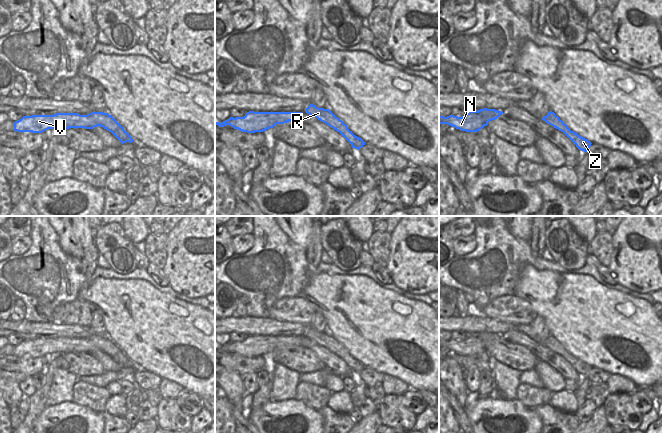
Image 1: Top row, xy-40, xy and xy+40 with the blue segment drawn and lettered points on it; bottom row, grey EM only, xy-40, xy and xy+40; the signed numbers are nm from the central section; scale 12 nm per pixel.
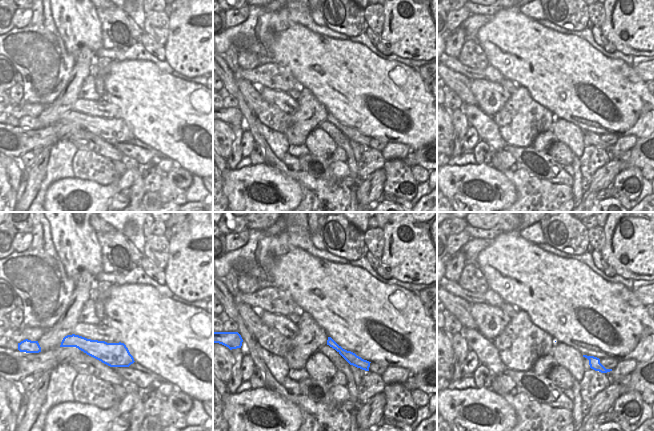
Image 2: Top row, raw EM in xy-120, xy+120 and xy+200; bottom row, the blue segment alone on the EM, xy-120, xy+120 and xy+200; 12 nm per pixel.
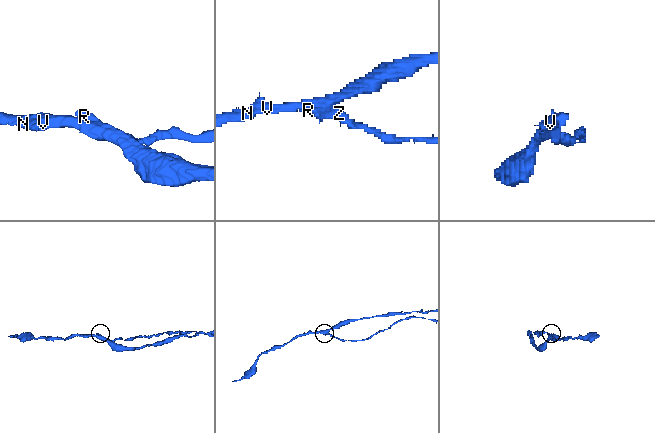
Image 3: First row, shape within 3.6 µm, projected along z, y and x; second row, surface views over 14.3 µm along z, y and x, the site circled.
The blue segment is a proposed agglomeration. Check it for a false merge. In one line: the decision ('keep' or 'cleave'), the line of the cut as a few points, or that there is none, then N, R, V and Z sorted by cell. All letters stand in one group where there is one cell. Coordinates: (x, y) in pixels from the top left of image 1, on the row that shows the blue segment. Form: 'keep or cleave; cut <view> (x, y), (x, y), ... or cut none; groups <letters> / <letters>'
cleave; cut xy (348, 129), (339, 132); groups N R V / Z

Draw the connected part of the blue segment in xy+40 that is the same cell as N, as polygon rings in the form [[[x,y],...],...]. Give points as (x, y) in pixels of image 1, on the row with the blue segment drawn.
[[[483,108],[478,111],[469,111],[465,116],[457,117],[449,115],[447,117],[439,116],[439,125],[447,124],[456,129],[466,132],[477,132],[488,125],[491,120],[497,119],[503,112],[495,109]]]

